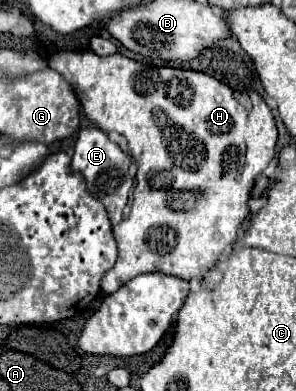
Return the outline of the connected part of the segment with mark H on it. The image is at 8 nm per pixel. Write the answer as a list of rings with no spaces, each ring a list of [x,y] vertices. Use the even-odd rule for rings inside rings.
[[[92,50],[58,52],[48,60],[74,88],[86,118],[104,132],[120,132],[128,140],[138,166],[130,216],[114,228],[118,260],[102,276],[102,292],[112,294],[136,274],[164,272],[184,280],[202,278],[234,244],[236,232],[250,216],[248,200],[258,174],[274,158],[278,128],[268,104],[256,94],[248,110],[234,92],[208,74],[180,68],[150,68],[122,54],[98,56]]]

